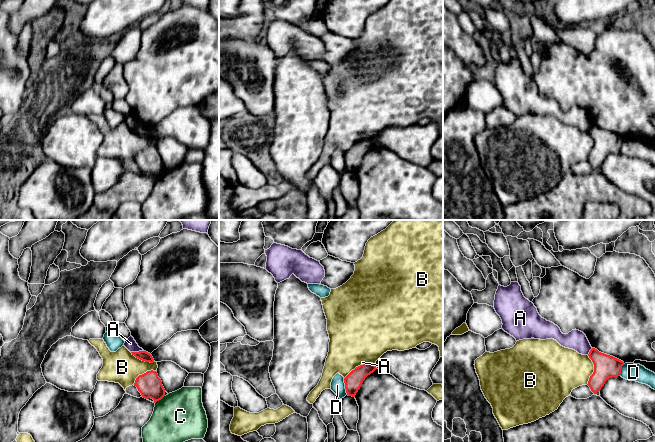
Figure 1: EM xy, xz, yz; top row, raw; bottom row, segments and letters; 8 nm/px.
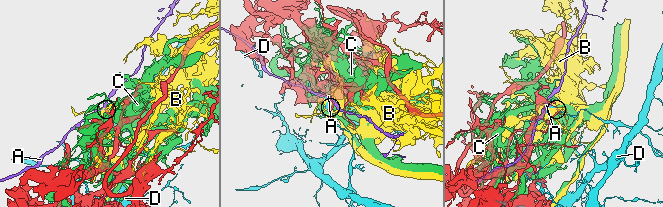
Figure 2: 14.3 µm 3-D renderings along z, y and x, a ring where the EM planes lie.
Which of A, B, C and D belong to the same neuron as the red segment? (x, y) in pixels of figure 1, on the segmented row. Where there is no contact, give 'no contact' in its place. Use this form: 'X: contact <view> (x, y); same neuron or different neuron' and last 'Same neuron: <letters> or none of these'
A: contact xy (137, 352); different neuron
B: contact yz (594, 370); different neuron
C: contact xy (159, 399); different neuron
D: contact xz (345, 386); different neuron
Same neuron: none of these

